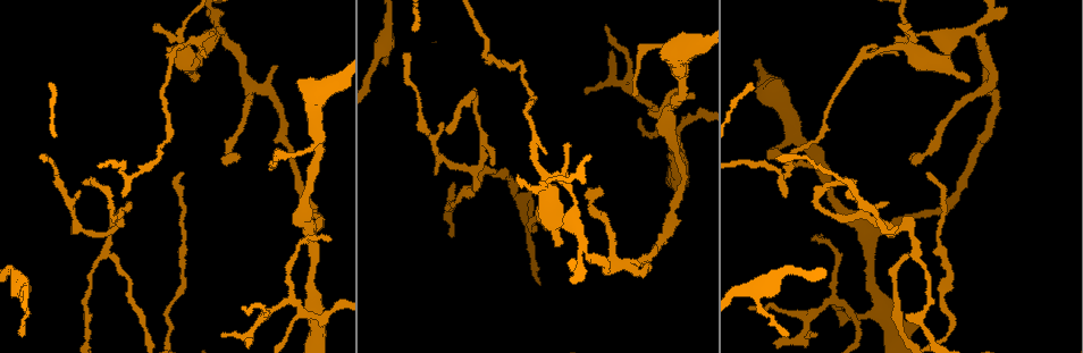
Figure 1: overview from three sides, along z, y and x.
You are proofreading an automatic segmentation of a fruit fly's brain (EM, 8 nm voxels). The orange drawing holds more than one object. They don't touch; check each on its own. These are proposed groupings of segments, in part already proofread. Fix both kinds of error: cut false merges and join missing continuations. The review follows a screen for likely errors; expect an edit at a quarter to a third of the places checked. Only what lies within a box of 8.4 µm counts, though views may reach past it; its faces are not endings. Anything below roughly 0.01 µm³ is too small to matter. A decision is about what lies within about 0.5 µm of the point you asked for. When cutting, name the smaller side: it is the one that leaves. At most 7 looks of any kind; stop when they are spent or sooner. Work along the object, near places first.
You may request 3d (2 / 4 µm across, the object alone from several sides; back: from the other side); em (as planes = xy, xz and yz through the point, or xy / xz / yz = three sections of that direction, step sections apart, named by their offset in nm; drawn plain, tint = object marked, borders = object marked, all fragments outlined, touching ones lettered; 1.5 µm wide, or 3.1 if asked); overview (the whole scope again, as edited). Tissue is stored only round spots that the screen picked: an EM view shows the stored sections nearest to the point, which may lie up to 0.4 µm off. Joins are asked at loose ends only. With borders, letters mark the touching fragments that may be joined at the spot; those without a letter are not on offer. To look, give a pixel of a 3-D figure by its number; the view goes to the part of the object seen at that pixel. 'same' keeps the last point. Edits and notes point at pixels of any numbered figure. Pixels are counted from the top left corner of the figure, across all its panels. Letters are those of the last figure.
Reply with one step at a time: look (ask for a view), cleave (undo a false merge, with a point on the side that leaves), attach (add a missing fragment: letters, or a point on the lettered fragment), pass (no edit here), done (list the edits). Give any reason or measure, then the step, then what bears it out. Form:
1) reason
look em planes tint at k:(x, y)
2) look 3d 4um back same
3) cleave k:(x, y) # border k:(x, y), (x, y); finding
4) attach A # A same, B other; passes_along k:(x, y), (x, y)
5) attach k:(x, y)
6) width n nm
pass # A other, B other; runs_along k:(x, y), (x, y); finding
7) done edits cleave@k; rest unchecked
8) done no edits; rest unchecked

sharp bend
look 3d 2um at 1:(157, 157)

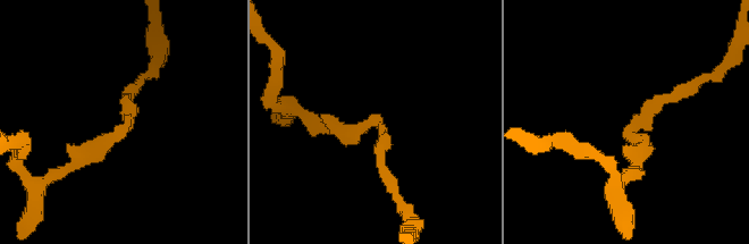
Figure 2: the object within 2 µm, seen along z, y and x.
need the tissue
look em planes borders at 2:(633, 129)

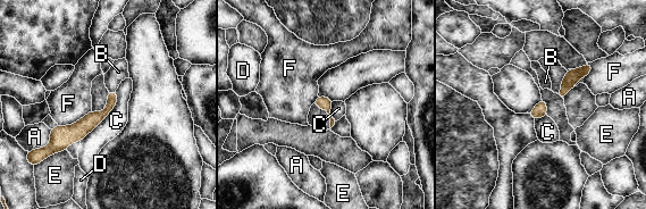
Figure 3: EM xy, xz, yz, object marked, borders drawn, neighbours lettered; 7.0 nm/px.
pass # A other, B other, C other, D other, E other, F other; border 3:(116, 90), (115, 107), (81, 141); one neuron here

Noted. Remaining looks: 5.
thin arm on a thick one
look 3d 4um at 1:(908, 49)

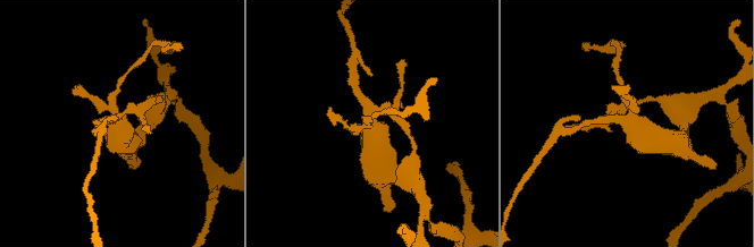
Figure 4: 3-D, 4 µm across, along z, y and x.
look em planes borders at 4:(370, 125)

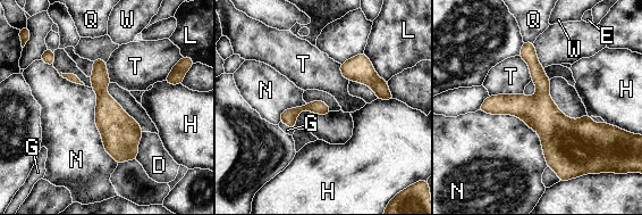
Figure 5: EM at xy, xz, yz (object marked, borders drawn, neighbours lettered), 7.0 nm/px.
longest_contact N 650 nm
pass # D other, E other, G other, H other, L other, N other, Q other, T other, W other; runs_along 5:(96, 61), (109, 116), (132, 157); all the same neuron

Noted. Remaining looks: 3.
free end
look em xy step 8 tint at 1:(637, 265)

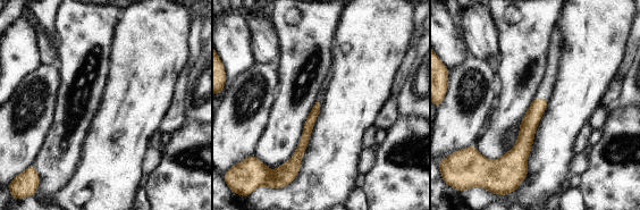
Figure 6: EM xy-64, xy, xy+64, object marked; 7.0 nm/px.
another direction
look em planes borders same

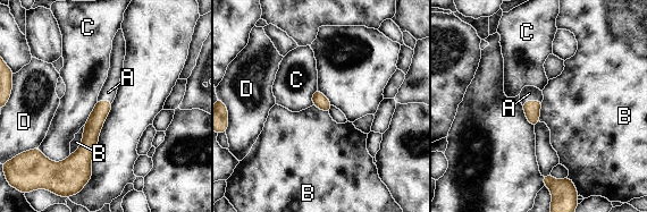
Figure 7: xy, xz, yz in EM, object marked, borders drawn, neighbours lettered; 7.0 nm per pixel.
width 100 nm
attach A # A same, B other, C other, D other; passes_along 7:(531, 109), (531, 101), (529, 93); it goes on there

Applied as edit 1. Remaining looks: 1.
done edits attach@7; rest unchecked

